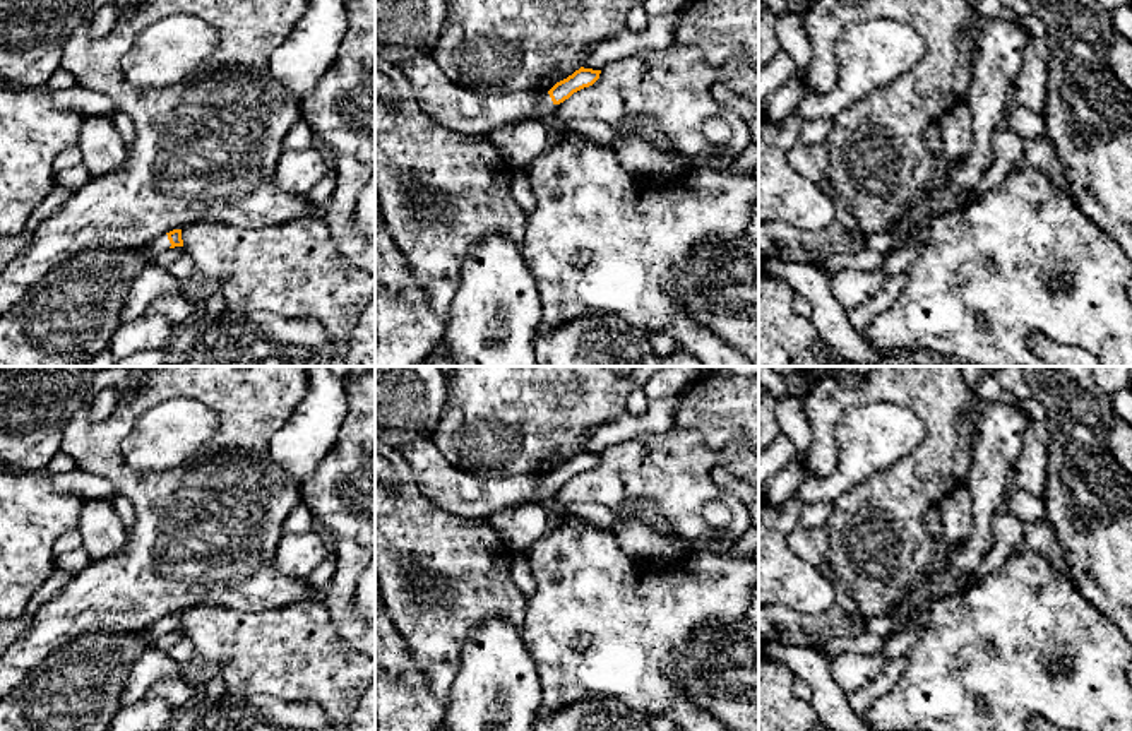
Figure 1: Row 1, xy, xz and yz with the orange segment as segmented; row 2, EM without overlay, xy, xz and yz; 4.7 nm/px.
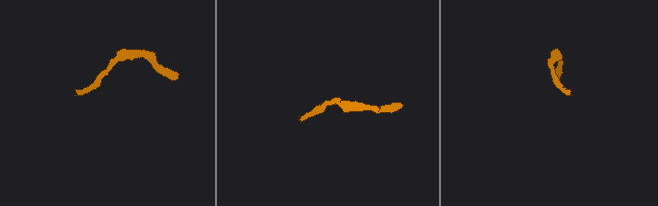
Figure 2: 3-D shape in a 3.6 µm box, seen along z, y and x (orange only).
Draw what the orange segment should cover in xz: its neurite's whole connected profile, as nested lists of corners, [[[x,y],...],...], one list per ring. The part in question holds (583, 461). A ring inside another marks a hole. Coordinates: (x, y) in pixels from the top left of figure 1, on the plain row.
[[[581,450],[567,462],[557,466],[548,476],[545,476],[538,493],[533,496],[531,503],[546,505],[555,498],[555,491],[569,483],[574,476],[593,469],[599,462],[601,454]]]

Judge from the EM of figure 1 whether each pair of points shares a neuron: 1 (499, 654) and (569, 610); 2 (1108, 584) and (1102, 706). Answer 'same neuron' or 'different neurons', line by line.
1: different neurons
2: different neurons

